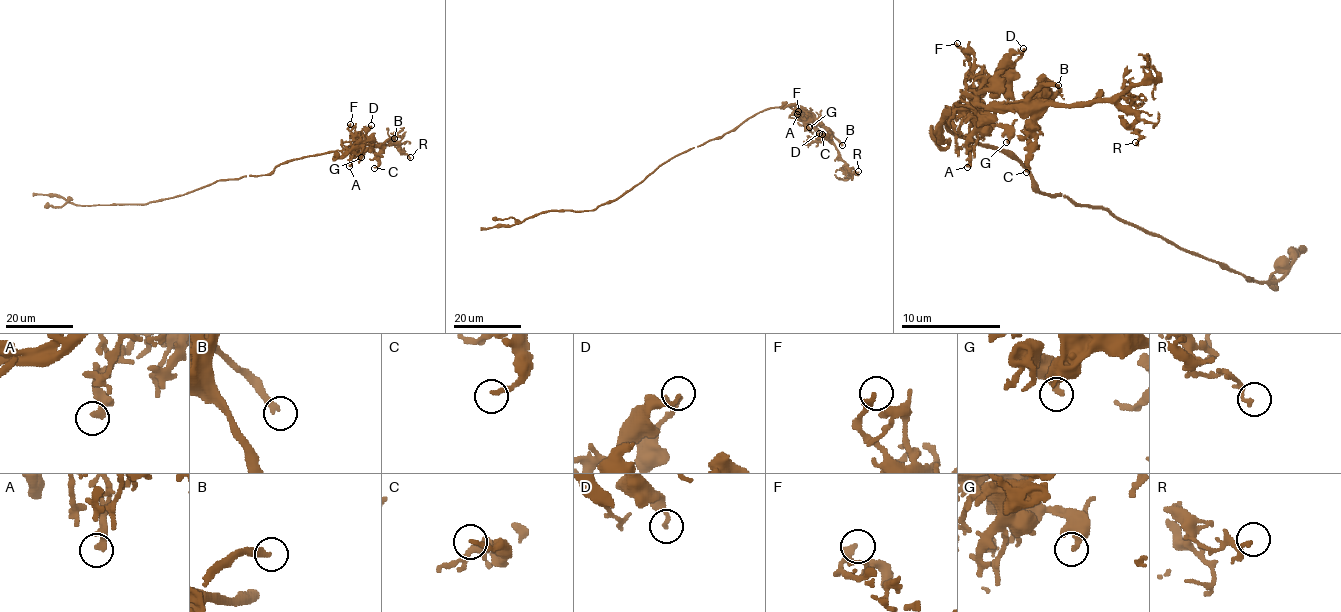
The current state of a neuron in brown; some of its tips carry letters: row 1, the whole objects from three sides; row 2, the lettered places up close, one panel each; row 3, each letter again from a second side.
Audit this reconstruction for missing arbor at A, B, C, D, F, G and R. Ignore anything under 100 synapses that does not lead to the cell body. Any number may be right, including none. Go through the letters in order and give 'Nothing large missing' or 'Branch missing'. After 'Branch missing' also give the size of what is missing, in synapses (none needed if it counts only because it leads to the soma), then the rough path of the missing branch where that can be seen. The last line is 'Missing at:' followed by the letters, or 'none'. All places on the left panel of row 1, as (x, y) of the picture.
A: Nothing large missing
B: Branch missing. Course of what is missing: (394, 138), (417, 140), (426, 127), (409, 114), (364, 117), (352, 125), (329, 130), (332, 128)
C: Nothing large missing
D: Nothing large missing
F: Nothing large missing
G: Nothing large missing
R: Nothing large missing
Missing at: B

